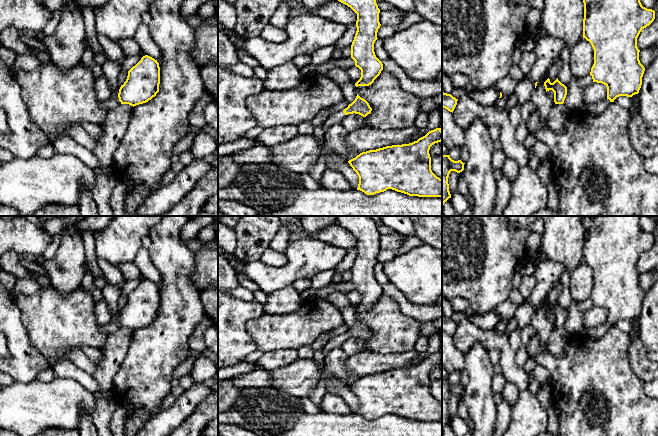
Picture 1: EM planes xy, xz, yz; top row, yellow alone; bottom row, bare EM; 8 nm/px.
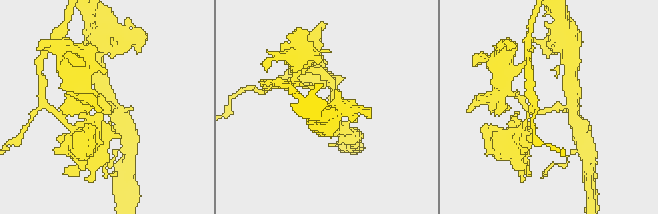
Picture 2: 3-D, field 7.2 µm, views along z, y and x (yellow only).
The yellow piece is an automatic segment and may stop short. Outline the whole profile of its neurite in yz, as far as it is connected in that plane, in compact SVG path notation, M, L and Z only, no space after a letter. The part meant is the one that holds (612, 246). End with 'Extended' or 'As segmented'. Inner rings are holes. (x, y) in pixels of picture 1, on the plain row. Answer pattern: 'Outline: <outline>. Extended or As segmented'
Outline: M584 216L583 262L589 265L594 273L594 288L590 299L593 306L602 307L607 311L607 323L610 326L619 320L632 321L639 317L642 301L645 295L640 287L637 271L637 262L640 256L649 250L655 243L655 235L642 230L641 216Z. As segmented

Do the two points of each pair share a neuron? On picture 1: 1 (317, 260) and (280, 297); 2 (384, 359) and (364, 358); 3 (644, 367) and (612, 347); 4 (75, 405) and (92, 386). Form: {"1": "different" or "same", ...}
{"1": "different", "2": "same", "3": "different", "4": "different"}

